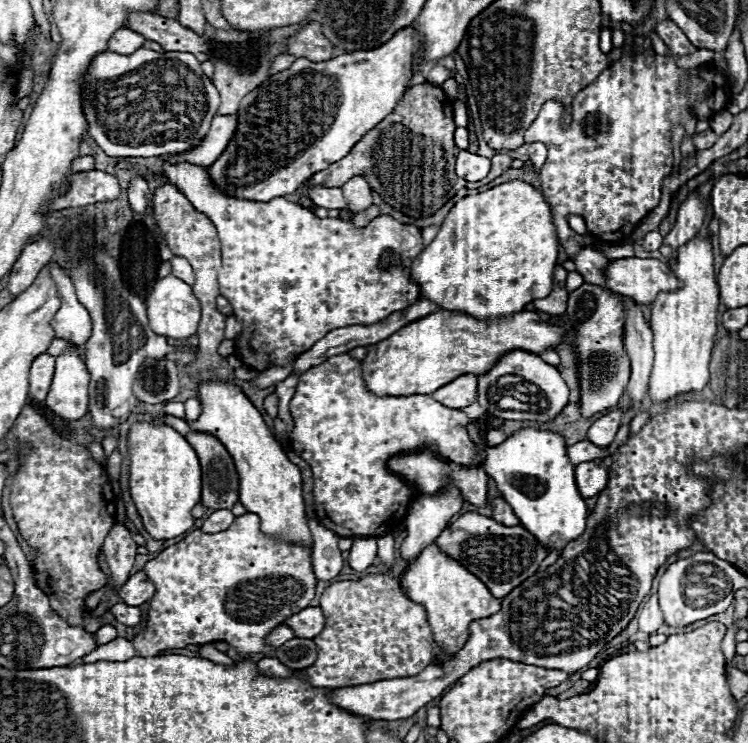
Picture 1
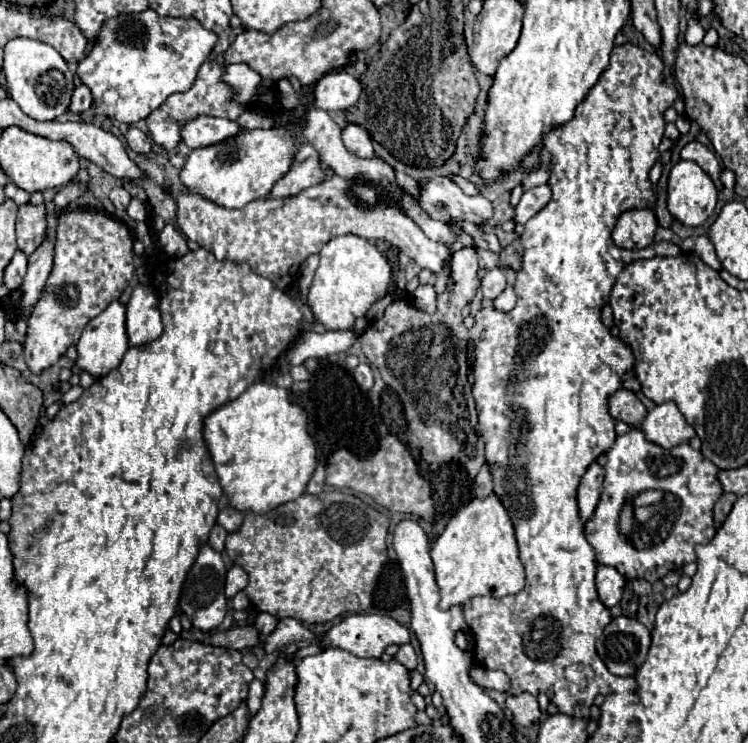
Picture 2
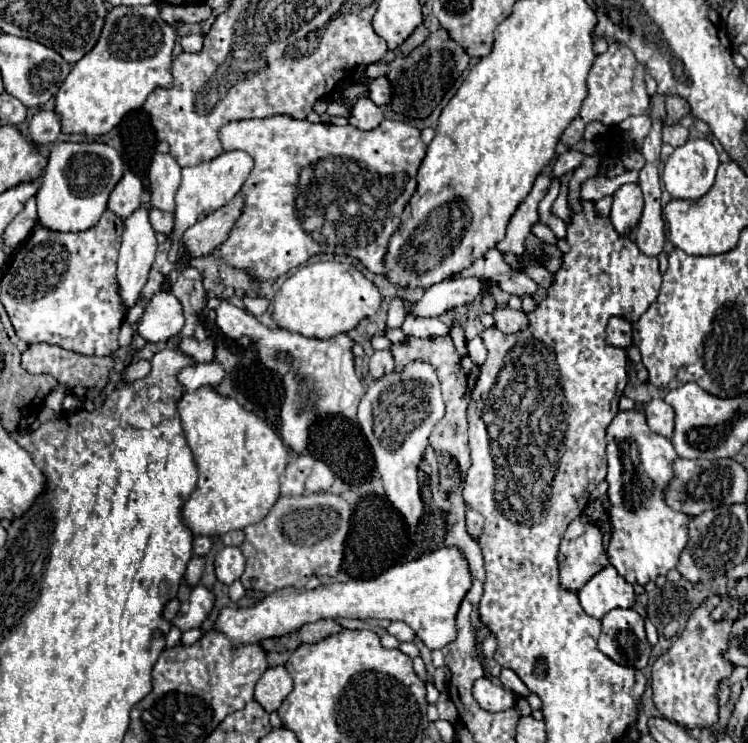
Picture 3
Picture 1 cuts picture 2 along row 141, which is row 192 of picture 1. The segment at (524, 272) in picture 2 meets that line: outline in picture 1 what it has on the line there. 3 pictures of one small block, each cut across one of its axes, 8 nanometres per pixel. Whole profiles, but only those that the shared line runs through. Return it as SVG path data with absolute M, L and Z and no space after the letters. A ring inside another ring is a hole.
M658 20L656 34L666 42L672 54L662 56L656 54L652 48L646 52L624 54L608 70L604 70L592 84L588 84L582 92L578 92L578 96L572 102L574 120L570 122L568 128L562 128L564 106L552 100L542 106L538 118L524 134L526 142L542 142L548 148L548 158L540 170L542 192L548 204L554 208L552 212L554 212L557 234L570 260L573 260L582 246L574 239L575 232L569 226L568 216L582 216L586 220L588 232L602 240L608 242L628 240L636 224L646 214L650 214L650 210L654 210L660 202L662 182L670 174L674 162L672 128L676 124L682 124L682 112L690 110L690 116L698 122L710 120L716 112L724 110L732 98L732 86L722 70L712 68L708 64L700 64L696 68L684 70L676 64L676 56L688 56L696 52L696 48L688 42L688 38L672 20Z

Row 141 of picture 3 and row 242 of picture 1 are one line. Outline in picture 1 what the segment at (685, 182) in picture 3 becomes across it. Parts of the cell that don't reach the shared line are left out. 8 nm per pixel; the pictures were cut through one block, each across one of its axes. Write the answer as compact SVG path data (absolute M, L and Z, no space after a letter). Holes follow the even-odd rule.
M692 238L680 246L672 272L684 280L684 286L662 292L652 304L650 326L654 332L654 370L650 376L650 402L668 402L680 394L700 392L708 384L708 362L716 336L718 284L714 274L714 254L708 238Z

